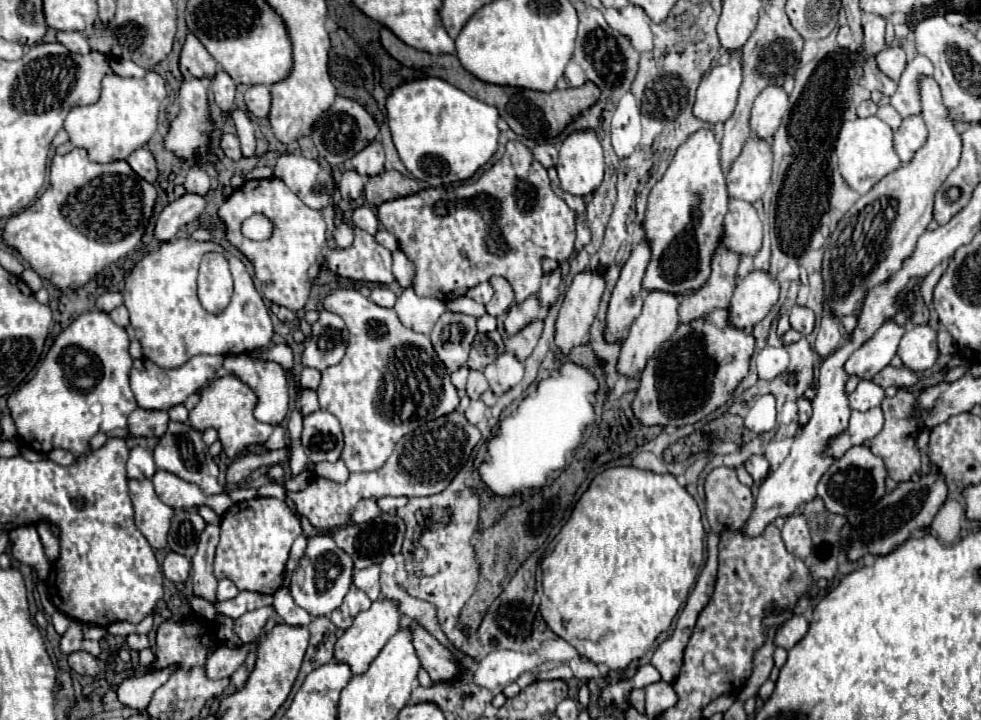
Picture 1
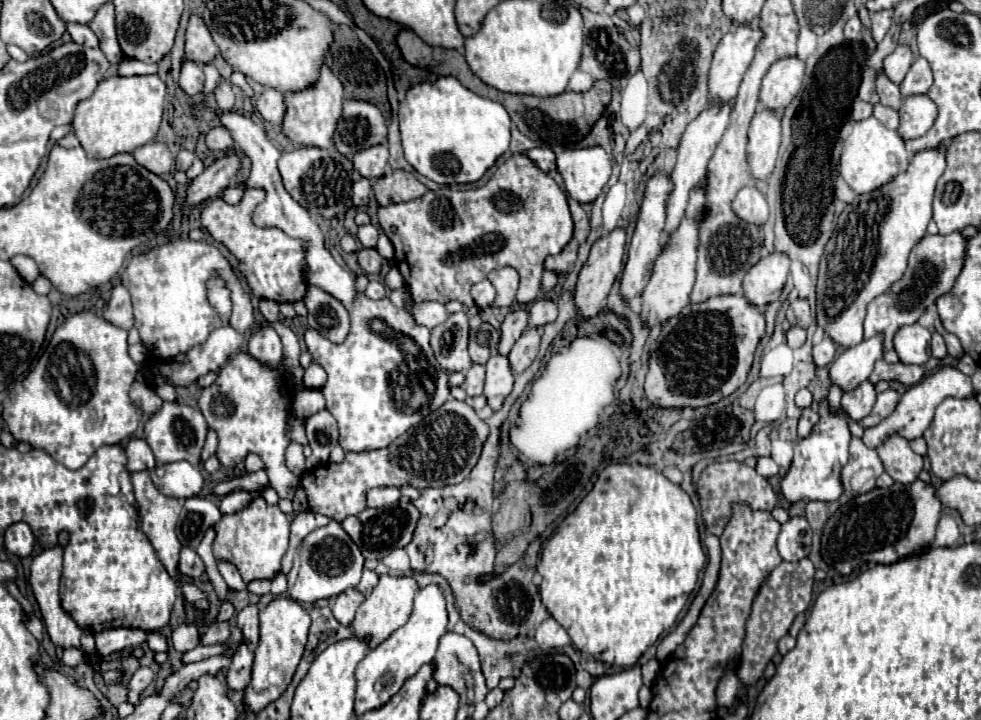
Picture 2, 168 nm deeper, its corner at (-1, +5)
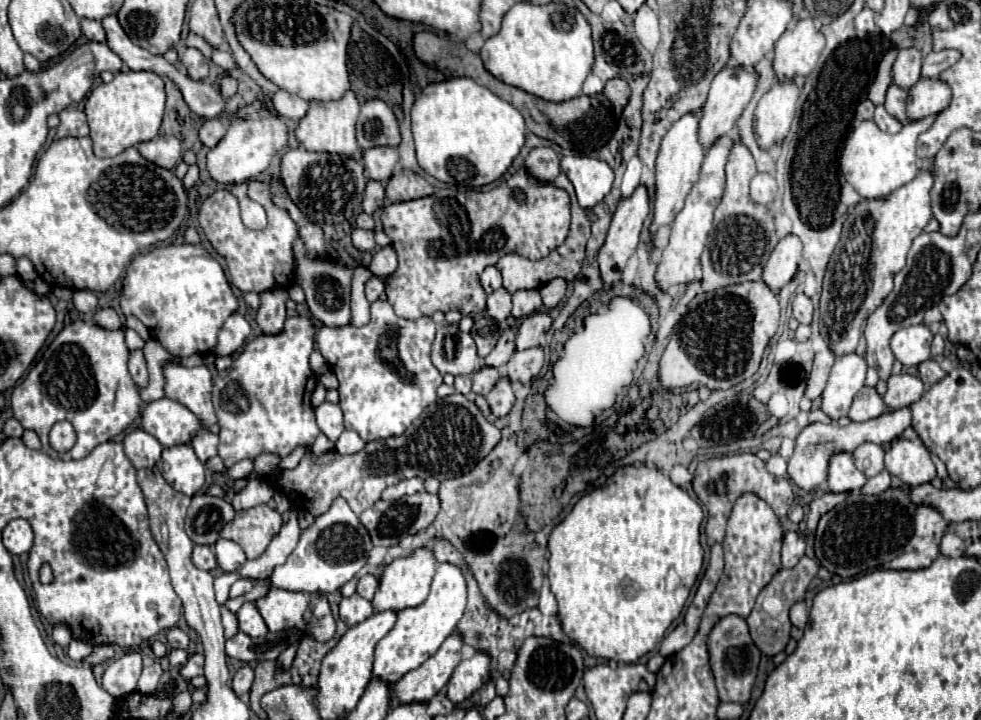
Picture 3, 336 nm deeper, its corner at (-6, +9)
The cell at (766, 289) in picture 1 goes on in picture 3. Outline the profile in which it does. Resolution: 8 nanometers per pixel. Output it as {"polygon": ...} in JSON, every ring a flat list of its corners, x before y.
{"polygon":[[795,235,783,237,773,249,767,265,763,267,763,281,779,293,783,285,787,285,797,273,797,265,803,257,803,243]]}

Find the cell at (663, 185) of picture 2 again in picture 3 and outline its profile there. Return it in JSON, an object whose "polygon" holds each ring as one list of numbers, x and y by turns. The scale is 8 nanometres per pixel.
{"polygon":[[693,111,683,115,663,137,661,151,657,157,657,197,655,197,655,219,651,225,651,233,655,235,661,225,669,225,673,217,681,211,687,193,697,181,701,163,705,159,705,147,699,143,699,119,701,111]]}

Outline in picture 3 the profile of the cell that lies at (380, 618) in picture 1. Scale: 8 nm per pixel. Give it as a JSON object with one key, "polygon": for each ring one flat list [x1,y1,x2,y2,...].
{"polygon":[[417,547,411,555,399,557,393,563,389,563,383,569,383,575,379,579,379,587,377,587,377,593,375,593,375,599,373,599,375,611,385,611,385,609,401,611,401,609,407,609,407,607,421,605,429,595,429,587,431,587,435,569,437,569,435,555,427,547]]}

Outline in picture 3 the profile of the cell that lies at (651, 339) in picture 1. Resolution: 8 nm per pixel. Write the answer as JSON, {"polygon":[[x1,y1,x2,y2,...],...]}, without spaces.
{"polygon":[[723,135,707,151,699,179,695,181,693,189,689,191,689,195,685,199,685,207,677,213,677,217,671,225,669,245,663,249,663,255,661,255,659,265,657,265,655,279,661,285,661,289,667,289,669,285,675,285,675,283,689,283,695,279,695,265,699,263,707,235,713,227,713,211,715,211,717,203,721,201,723,189,725,189,725,163,727,163,727,157,733,149,733,143,735,143,735,139]]}

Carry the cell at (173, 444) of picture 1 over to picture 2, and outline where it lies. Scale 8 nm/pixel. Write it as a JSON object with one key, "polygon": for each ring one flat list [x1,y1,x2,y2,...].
{"polygon":[[164,403,162,409,148,419,144,433,146,433,146,443,150,445,158,463,188,461,194,467,198,467,202,461,200,453,204,447,206,429,208,429,208,423,198,409,192,409,192,407,182,405,182,403]]}

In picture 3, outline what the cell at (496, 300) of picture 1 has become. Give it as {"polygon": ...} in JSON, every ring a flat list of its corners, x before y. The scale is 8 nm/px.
{"polygon":[[563,173,553,181,553,185,565,189,569,193,569,197,571,197,571,231,569,231,569,237,565,239,563,247,551,251,545,259,539,259,539,261,531,261,527,257,515,255,515,253,513,255,503,255,499,259,499,263,497,263,497,269,503,275,503,287,507,291,511,291,511,293,515,293,519,289,539,289,539,287,543,287,545,283,549,283,555,277,561,277,561,279,565,279,569,283,581,271,581,265,583,265,583,259,585,259,585,243,587,243,587,239,591,235,591,221,585,217,585,211,579,207,575,191,573,191,573,185]]}

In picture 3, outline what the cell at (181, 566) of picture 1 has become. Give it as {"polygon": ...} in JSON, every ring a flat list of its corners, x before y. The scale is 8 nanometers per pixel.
{"polygon":[[197,547,193,549,193,563,203,569,203,571,211,571,217,567,217,559,215,559,215,551,211,547]]}

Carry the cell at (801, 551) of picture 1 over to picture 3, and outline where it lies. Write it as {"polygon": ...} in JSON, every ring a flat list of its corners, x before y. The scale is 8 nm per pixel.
{"polygon":[[797,531,785,533,781,549,781,569,795,567,803,555,805,555,805,537,799,535]]}

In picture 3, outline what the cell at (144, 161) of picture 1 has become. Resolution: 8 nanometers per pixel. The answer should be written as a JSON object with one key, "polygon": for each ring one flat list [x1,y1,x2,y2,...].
{"polygon":[[173,135,155,137,151,141,139,143,137,149,145,159,165,169,173,169,181,161,181,145,179,145,179,139]]}

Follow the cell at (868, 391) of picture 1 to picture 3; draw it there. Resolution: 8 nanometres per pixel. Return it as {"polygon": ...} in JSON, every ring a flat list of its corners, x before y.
{"polygon":[[863,387,857,397,853,399,853,405,849,409,849,419,851,421,869,421,885,413,885,403,877,395,873,387]]}

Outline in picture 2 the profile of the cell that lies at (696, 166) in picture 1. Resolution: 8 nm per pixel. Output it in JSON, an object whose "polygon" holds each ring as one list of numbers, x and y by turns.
{"polygon":[[710,105,708,109,704,109,684,131,682,141,678,145,678,157,676,157,676,165,670,171,670,179,672,179,672,191,668,195,668,203,666,203,666,225,664,225,664,239,670,237,672,231,676,231,676,227,680,225,686,207,688,207,688,195,690,191,698,189,700,181,706,179,708,173,708,163,712,159,712,153,720,141,720,137,724,135,728,123,730,123,730,105]]}

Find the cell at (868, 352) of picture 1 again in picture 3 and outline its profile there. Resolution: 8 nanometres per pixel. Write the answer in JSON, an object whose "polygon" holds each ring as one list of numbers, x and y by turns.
{"polygon":[[843,355,841,359,837,359,829,375,827,387,823,391,821,401,823,413,827,413,833,421,847,415,853,397,865,383,865,371,867,371,865,357]]}

